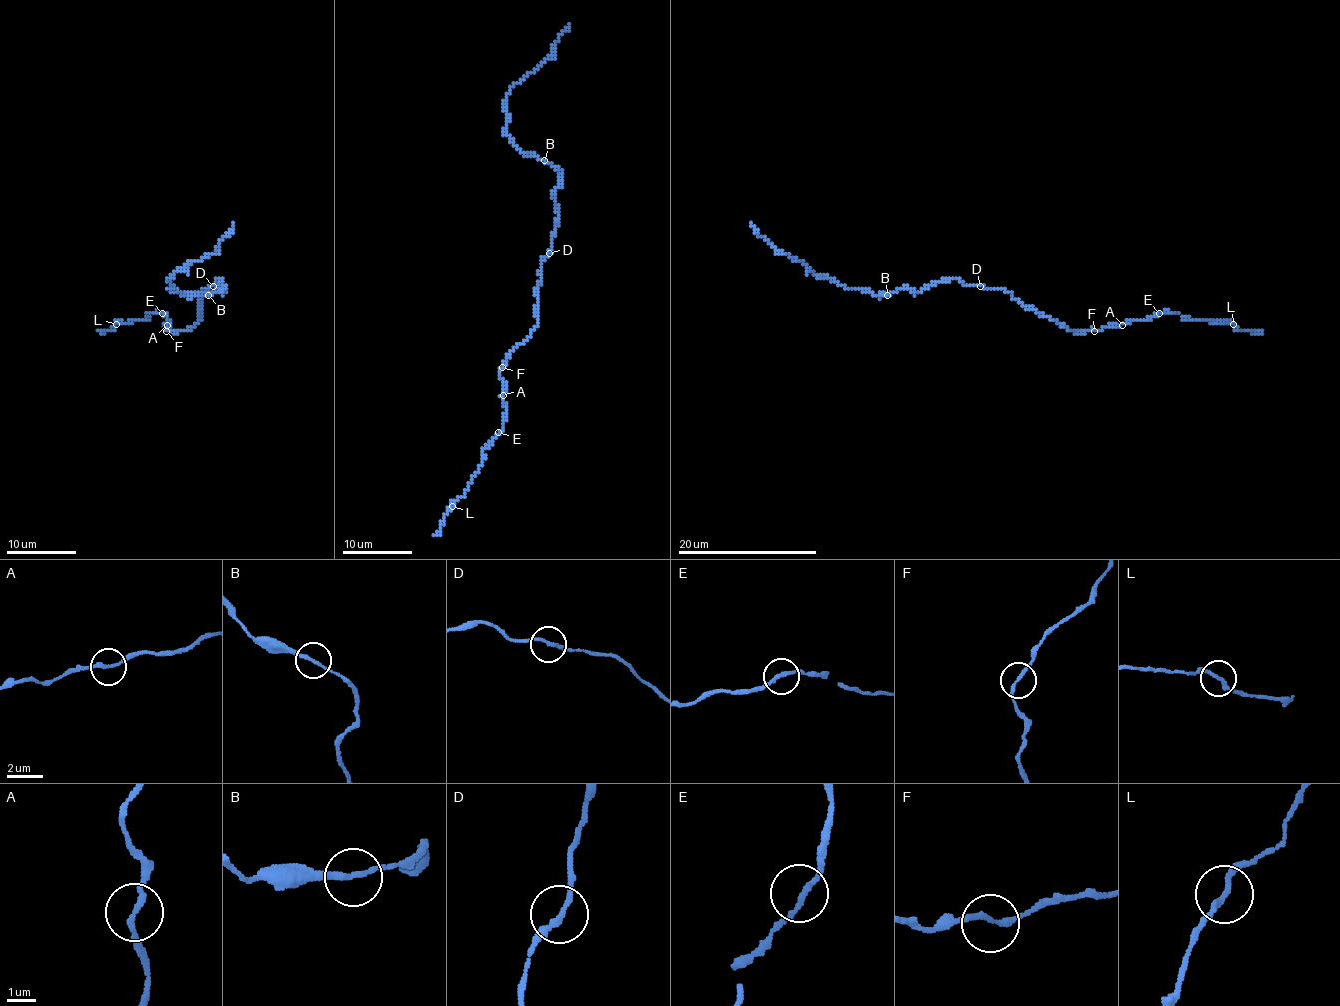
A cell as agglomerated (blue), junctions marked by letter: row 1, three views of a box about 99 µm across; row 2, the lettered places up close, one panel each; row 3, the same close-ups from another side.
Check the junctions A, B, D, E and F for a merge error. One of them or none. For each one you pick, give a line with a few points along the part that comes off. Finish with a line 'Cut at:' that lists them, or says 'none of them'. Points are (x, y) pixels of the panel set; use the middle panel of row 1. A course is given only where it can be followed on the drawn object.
Cut at: none of them

